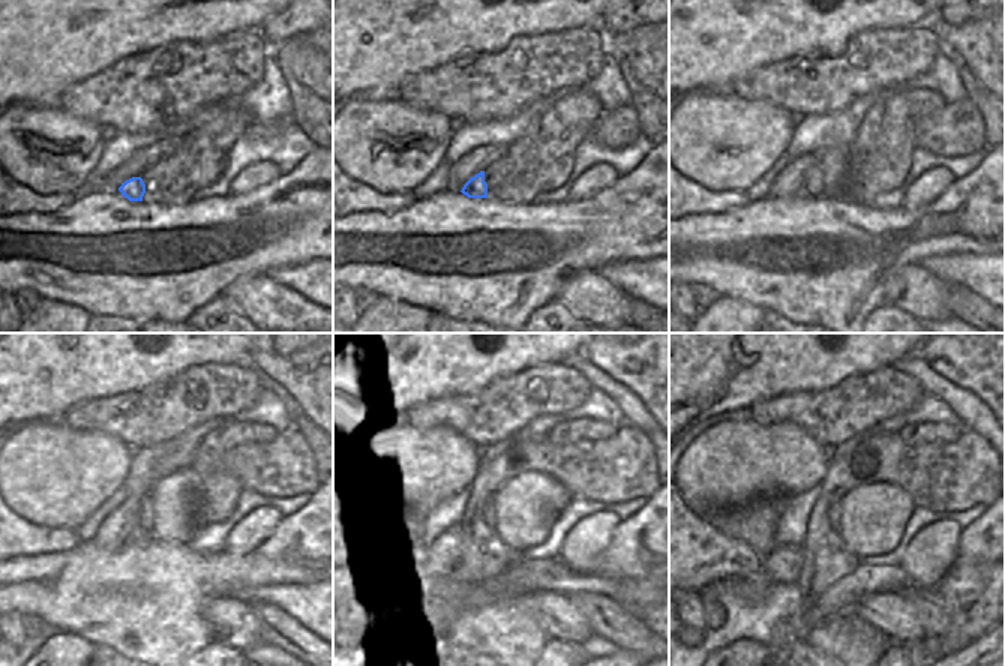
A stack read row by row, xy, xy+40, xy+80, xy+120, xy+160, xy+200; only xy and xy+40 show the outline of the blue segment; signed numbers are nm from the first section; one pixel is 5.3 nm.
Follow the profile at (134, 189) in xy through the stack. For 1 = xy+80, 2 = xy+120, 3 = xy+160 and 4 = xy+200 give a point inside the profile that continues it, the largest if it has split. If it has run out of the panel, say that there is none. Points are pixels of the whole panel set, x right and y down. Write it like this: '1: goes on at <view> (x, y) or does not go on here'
1: goes on at xy+80 (813, 186)
2: goes on at xy+120 (144, 515)
3: goes on at xy+160 (488, 515)
4: goes on at xy+200 (834, 509)

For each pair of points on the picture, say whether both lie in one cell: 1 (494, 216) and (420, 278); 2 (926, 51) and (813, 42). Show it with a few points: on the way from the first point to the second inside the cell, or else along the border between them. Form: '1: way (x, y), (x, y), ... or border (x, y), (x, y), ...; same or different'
1: way (546, 234), (558, 251), (548, 266), (473, 278); same
2: border (878, 29), (855, 33), (833, 56), (812, 54); different

